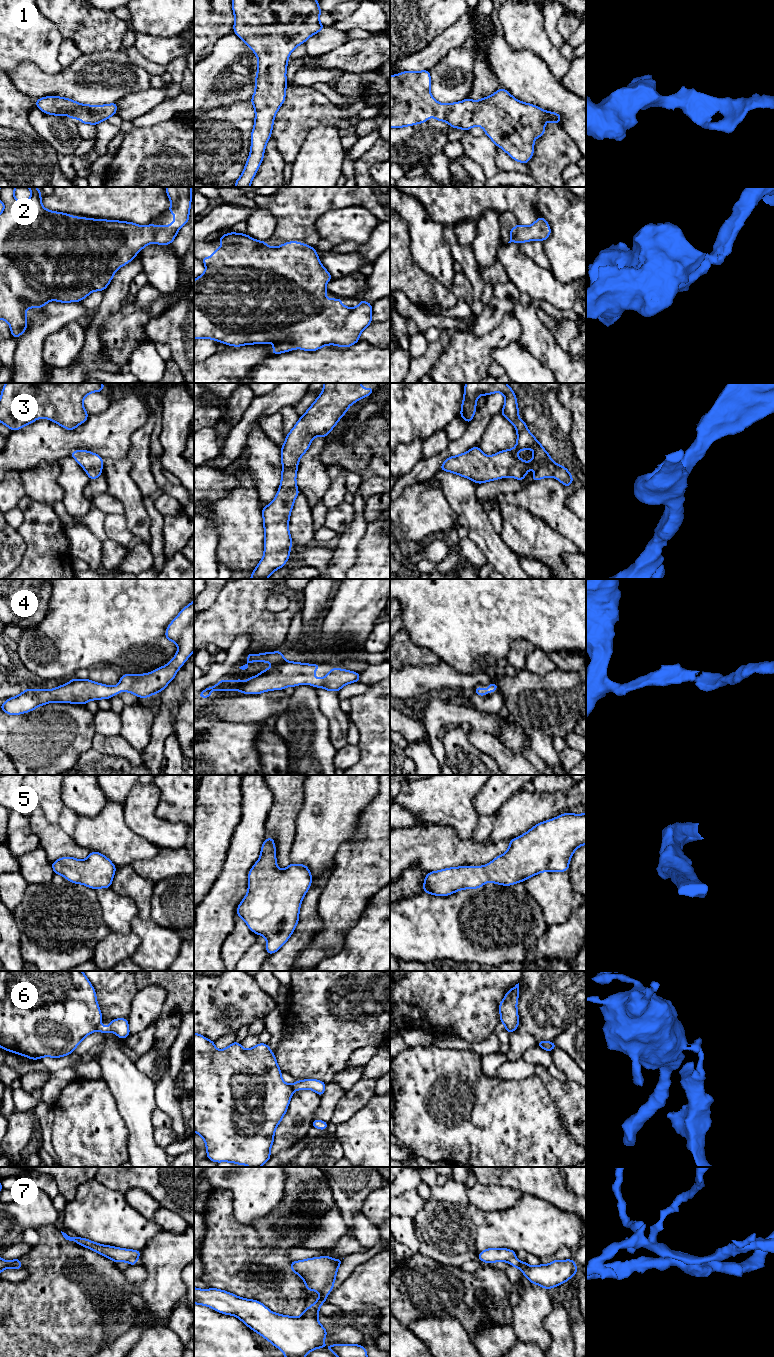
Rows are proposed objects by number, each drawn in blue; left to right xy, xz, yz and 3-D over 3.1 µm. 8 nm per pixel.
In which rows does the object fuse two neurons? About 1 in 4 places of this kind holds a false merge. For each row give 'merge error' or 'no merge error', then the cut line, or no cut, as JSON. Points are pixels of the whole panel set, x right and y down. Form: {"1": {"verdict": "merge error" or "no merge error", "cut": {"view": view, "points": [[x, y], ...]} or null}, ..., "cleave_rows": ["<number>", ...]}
{"1": {"verdict": "no merge error", "cut": null}, "2": {"verdict": "no merge error", "cut": null}, "3": {"verdict": "no merge error", "cut": null}, "4": {"verdict": "no merge error", "cut": null}, "5": {"verdict": "no merge error", "cut": null}, "6": {"verdict": "merge error", "cut": {"view": "xy", "points": [[98, 1026], [95, 1030]]}}, "7": {"verdict": "no merge error", "cut": null}, "cleave_rows": ["6"]}

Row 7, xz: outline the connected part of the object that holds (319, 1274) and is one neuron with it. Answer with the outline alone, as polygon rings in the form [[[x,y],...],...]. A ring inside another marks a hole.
[[[328,1255],[291,1262],[290,1269],[304,1280],[305,1287],[321,1294],[299,1317],[273,1313],[259,1301],[216,1288],[204,1290],[194,1287],[194,1304],[239,1318],[252,1331],[280,1349],[285,1357],[306,1357],[312,1350],[326,1348],[324,1339],[328,1331],[320,1324],[317,1315],[319,1307],[333,1290],[343,1259],[332,1259]],[[336,1343],[326,1349],[337,1357],[367,1357],[367,1349],[360,1344]]]

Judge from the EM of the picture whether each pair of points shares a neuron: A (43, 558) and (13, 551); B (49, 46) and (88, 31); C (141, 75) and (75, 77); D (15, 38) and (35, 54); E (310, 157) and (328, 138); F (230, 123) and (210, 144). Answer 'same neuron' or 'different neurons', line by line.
A: different neurons
B: different neurons
C: same neuron
D: same neuron
E: same neuron
F: same neuron

